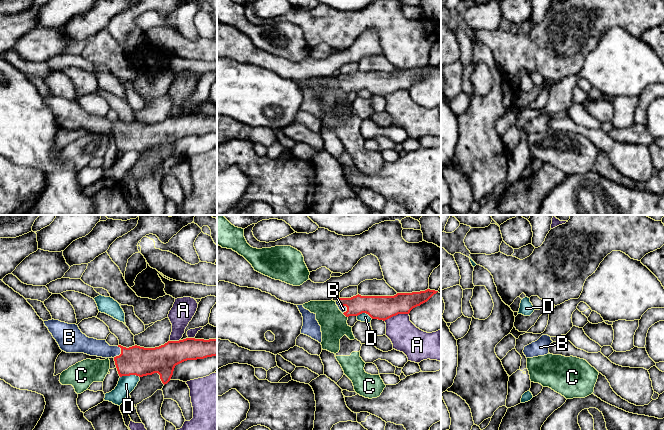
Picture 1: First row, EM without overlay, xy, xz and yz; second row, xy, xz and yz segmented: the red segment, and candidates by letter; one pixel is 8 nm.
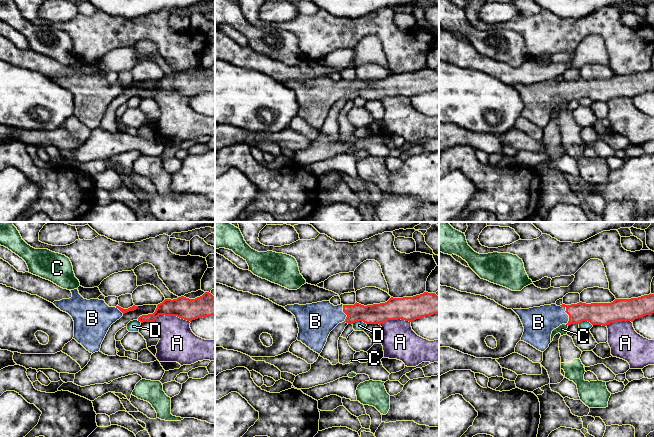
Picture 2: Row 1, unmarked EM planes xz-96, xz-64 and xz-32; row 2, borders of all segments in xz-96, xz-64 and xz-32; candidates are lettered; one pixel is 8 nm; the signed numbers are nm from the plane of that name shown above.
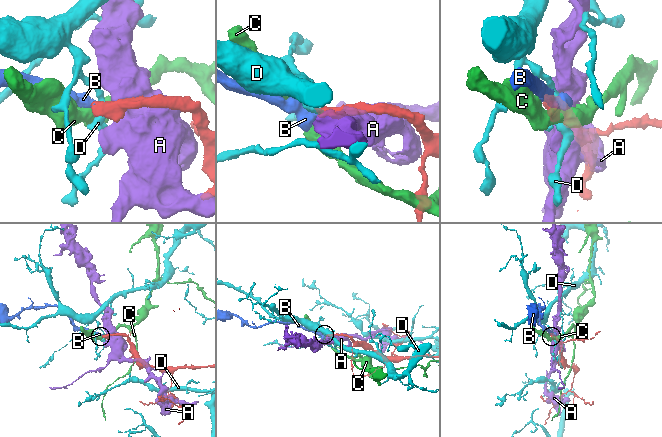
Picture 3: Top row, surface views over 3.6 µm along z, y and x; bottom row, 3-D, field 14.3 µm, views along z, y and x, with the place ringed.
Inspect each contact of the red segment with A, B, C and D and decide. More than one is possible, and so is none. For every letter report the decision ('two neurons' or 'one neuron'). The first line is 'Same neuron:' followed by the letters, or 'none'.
Same neuron: B
A: two neurons
B: one neuron
C: two neurons
D: two neurons

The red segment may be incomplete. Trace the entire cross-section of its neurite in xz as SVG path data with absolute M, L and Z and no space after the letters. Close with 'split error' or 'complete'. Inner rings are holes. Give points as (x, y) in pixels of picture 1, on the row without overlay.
M427 65L420 68L397 69L394 72L361 72L339 74L336 78L339 86L346 92L368 90L372 95L387 96L398 90L410 87L427 78L438 67Z; split error

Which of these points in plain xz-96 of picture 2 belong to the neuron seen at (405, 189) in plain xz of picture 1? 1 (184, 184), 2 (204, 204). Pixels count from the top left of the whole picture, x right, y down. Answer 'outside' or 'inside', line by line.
1: inside
2: outside

